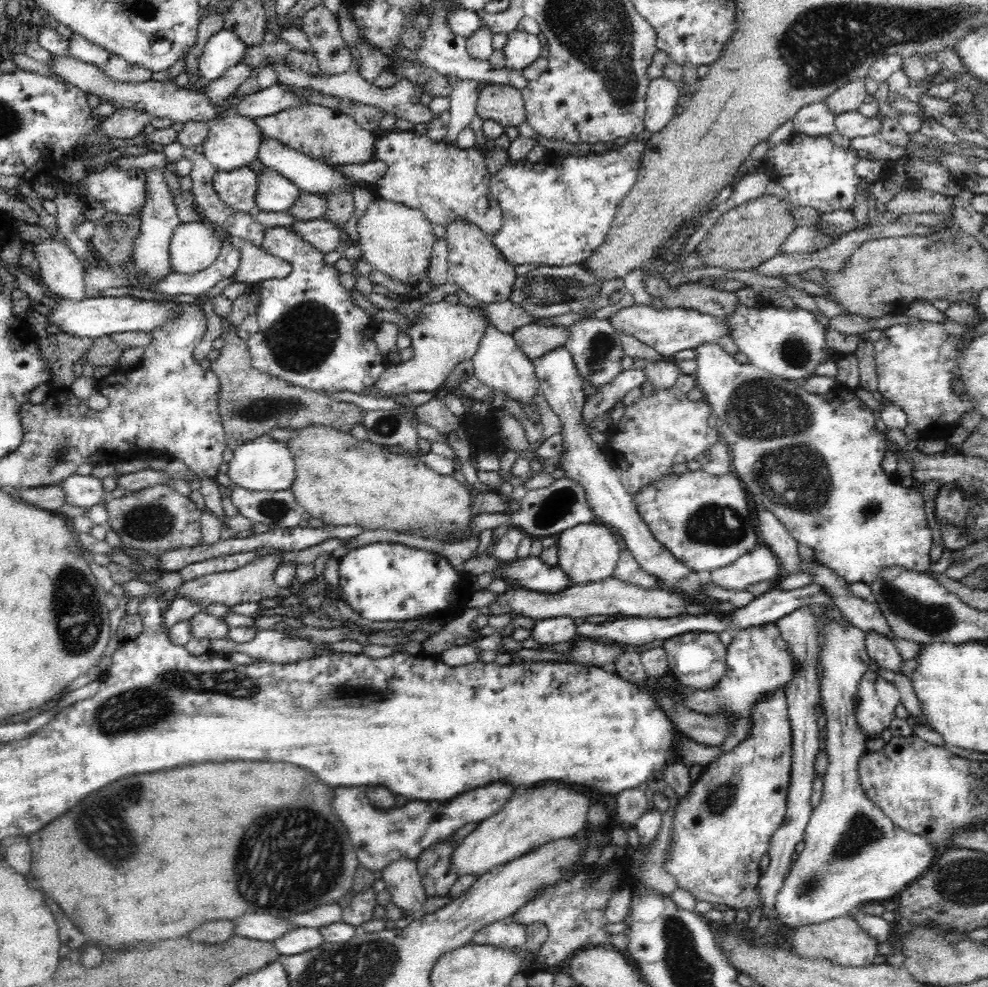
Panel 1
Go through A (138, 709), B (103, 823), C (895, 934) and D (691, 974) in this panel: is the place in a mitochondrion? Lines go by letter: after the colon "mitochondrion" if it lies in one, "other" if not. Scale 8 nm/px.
A: mitochondrion
B: mitochondrion
C: other
D: mitochondrion

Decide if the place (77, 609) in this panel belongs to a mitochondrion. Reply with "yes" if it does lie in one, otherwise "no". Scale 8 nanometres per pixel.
yes

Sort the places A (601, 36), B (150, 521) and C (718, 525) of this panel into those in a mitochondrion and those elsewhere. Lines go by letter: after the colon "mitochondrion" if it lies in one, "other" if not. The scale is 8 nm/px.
A: mitochondrion
B: mitochondrion
C: mitochondrion

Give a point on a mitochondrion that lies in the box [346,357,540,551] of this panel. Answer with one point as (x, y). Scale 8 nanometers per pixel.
(386, 426)

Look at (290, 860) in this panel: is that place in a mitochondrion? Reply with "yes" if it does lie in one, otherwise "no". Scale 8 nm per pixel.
yes

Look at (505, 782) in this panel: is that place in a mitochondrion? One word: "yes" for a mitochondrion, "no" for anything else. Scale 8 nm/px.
no

